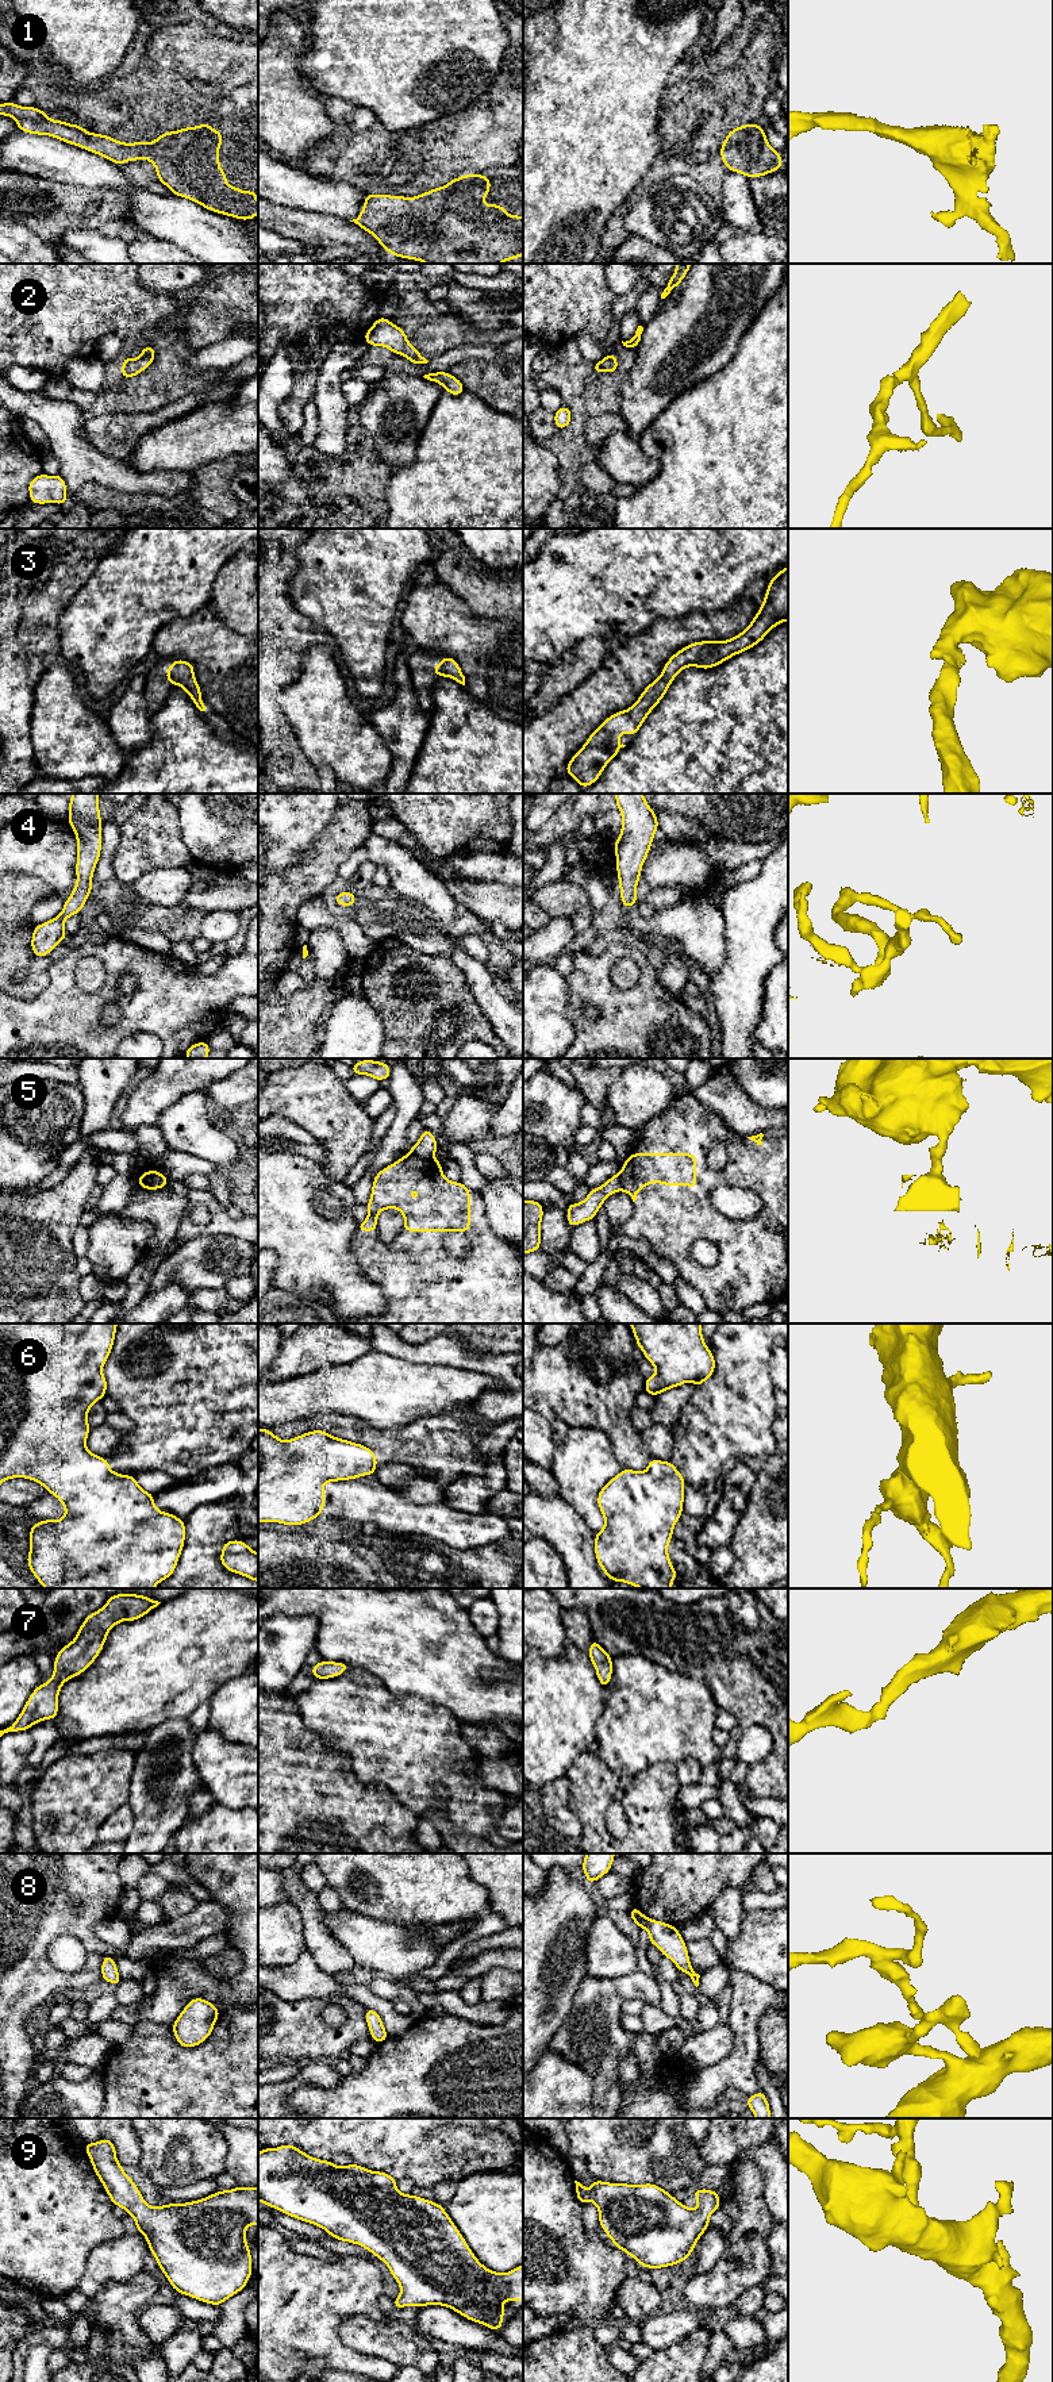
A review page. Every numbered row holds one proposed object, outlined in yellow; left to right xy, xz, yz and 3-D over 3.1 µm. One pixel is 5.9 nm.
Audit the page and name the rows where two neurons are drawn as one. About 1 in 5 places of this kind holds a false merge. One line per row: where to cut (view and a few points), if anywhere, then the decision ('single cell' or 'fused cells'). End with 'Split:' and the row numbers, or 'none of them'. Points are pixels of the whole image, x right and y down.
1: cut none; single cell
2: cut none; single cell
3: cut none; single cell
4: cut none; single cell
5: cut xz (410, 1152), (421, 1157), (433, 1159); fused cells
6: cut none; single cell
7: cut none; single cell
8: cut none; single cell
9: cut none; single cell
Split: 5

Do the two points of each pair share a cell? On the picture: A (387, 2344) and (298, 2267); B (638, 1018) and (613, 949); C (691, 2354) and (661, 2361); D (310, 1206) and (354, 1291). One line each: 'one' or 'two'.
A: two
B: one
C: one
D: one

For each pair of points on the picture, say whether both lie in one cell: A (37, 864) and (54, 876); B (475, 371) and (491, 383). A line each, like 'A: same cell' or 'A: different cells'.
A: same cell
B: same cell

